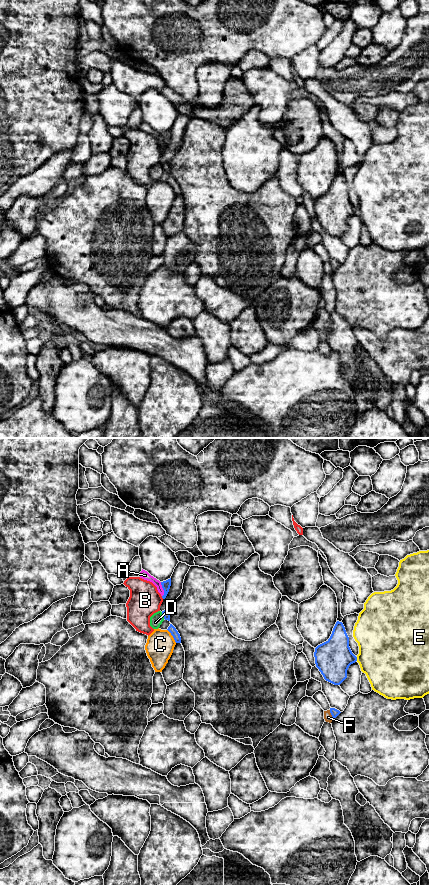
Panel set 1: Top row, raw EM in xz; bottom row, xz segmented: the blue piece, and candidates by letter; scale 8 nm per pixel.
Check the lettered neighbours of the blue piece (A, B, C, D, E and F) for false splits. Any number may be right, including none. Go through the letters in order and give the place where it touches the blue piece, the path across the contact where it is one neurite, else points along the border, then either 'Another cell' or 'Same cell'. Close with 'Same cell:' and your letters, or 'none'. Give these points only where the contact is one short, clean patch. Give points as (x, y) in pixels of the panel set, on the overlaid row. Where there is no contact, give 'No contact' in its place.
A: Touches blue at xz (163, 589). Boundary: xz (160, 582), (163, 588), (162, 596). Another cell
B: Touches blue at xz (162, 597). Another cell
C: Touches blue at xz (172, 635). Another cell
D: Touches blue at xz (162, 614). Boundary: xz (161, 612), (164, 618). Another cell
E: Touches blue at xz (356, 659). Another cell
F: Touches blue at xz (331, 714). Another cell
Same cell: none

